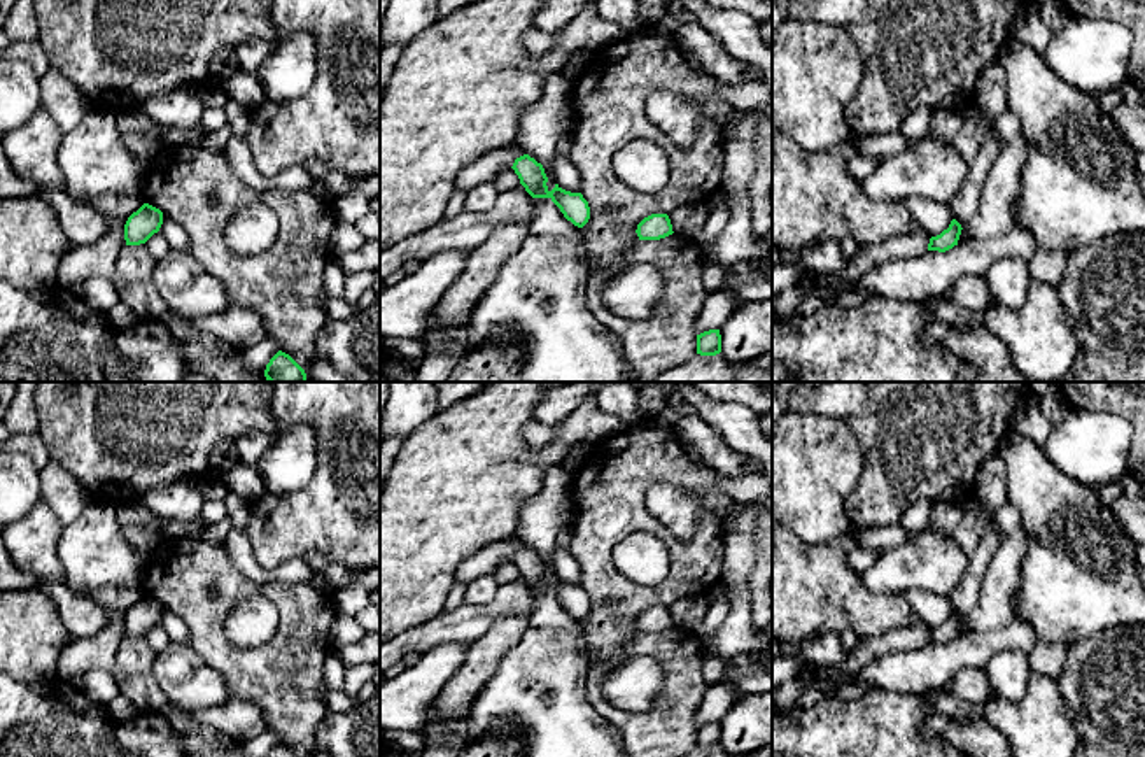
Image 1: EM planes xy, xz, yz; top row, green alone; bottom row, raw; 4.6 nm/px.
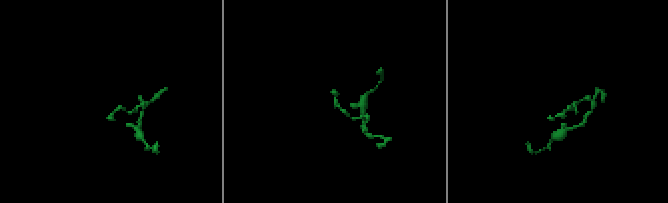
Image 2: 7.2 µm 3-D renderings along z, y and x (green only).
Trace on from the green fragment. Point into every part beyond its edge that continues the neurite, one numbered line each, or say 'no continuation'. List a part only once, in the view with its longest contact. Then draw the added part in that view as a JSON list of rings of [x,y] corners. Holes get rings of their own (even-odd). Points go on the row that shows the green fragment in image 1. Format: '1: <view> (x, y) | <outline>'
no continuation

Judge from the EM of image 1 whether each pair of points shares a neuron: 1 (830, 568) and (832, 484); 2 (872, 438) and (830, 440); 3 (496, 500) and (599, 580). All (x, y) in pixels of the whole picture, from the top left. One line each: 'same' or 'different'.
1: different
2: different
3: different

